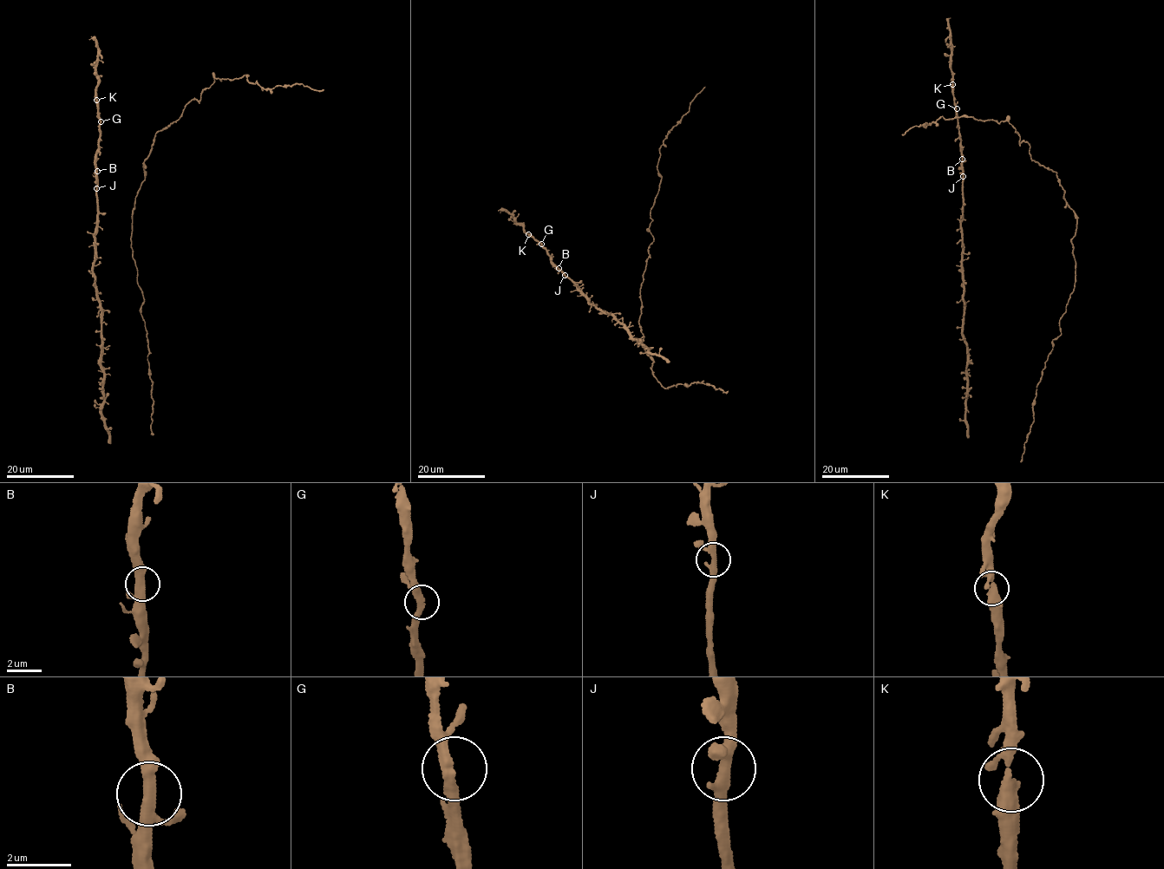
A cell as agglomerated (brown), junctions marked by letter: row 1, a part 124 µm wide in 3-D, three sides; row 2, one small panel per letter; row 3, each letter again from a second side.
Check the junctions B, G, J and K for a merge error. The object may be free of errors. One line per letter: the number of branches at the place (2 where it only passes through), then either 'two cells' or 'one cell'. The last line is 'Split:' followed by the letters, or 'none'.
B: 3 | one cell
G: 3 | one cell
J: 3 | one cell
K: 3 | one cell
Split: none

